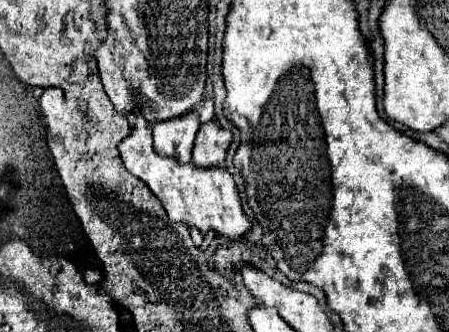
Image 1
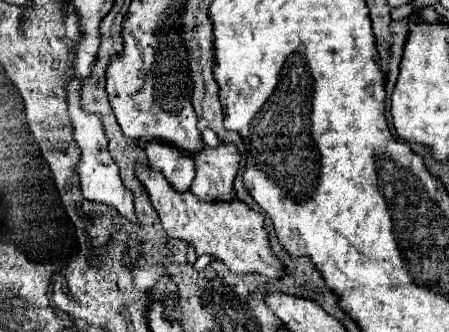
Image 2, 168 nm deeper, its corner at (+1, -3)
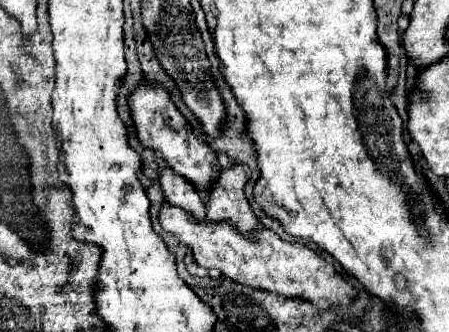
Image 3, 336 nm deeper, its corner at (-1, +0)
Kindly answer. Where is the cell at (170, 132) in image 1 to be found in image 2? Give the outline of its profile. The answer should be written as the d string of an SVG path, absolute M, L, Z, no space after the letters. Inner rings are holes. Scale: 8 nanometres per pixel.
M148 142L146 154L148 154L148 164L152 166L152 170L162 172L164 178L178 192L190 190L196 170L194 170L194 160L186 156L186 152L178 152L160 142Z

